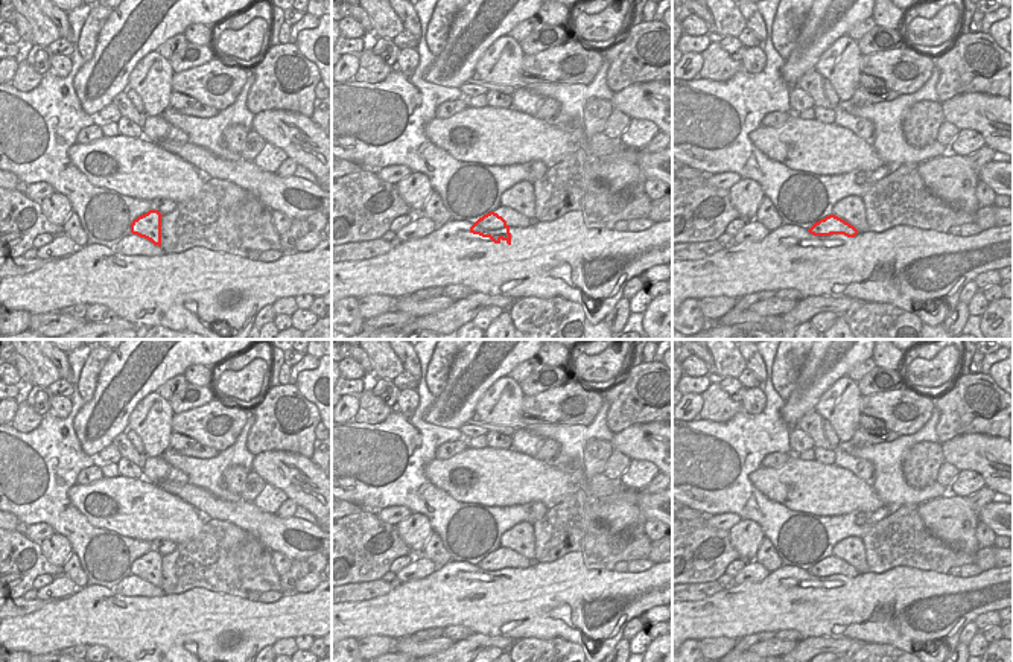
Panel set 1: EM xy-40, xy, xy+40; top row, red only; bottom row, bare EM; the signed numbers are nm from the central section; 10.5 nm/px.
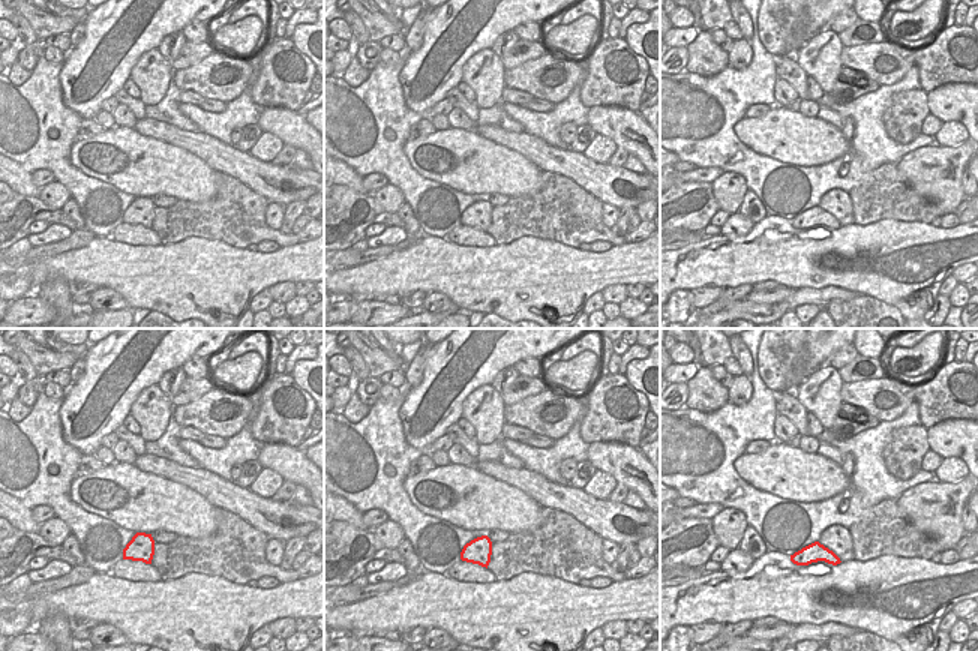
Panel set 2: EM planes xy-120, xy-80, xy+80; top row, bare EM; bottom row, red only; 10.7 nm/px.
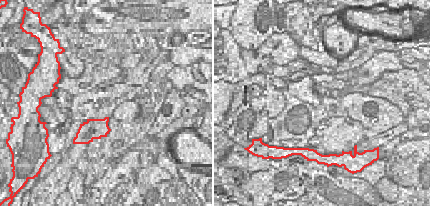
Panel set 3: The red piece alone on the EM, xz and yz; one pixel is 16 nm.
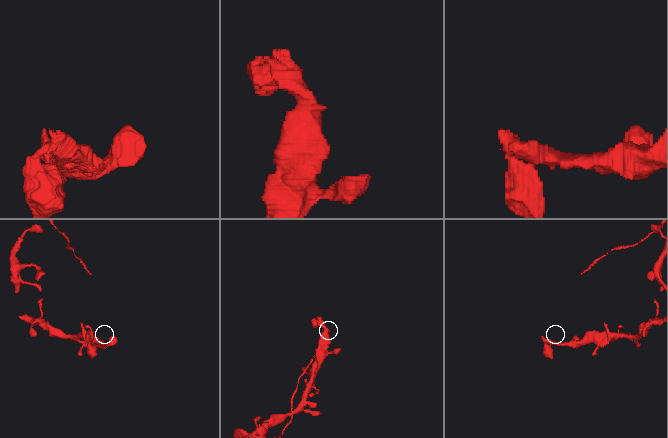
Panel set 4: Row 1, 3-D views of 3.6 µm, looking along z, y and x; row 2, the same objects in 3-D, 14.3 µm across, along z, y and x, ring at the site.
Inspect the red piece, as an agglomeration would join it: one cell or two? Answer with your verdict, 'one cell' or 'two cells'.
two cells

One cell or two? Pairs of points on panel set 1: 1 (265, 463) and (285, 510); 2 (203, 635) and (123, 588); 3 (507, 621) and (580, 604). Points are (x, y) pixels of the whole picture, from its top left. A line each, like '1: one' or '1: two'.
1: two
2: two
3: one

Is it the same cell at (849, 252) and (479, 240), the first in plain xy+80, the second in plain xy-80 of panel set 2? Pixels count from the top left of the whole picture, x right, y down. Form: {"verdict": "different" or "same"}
{"verdict": "different"}

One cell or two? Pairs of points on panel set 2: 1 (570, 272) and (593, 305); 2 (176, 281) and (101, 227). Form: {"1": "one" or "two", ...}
{"1": "two", "2": "two"}

